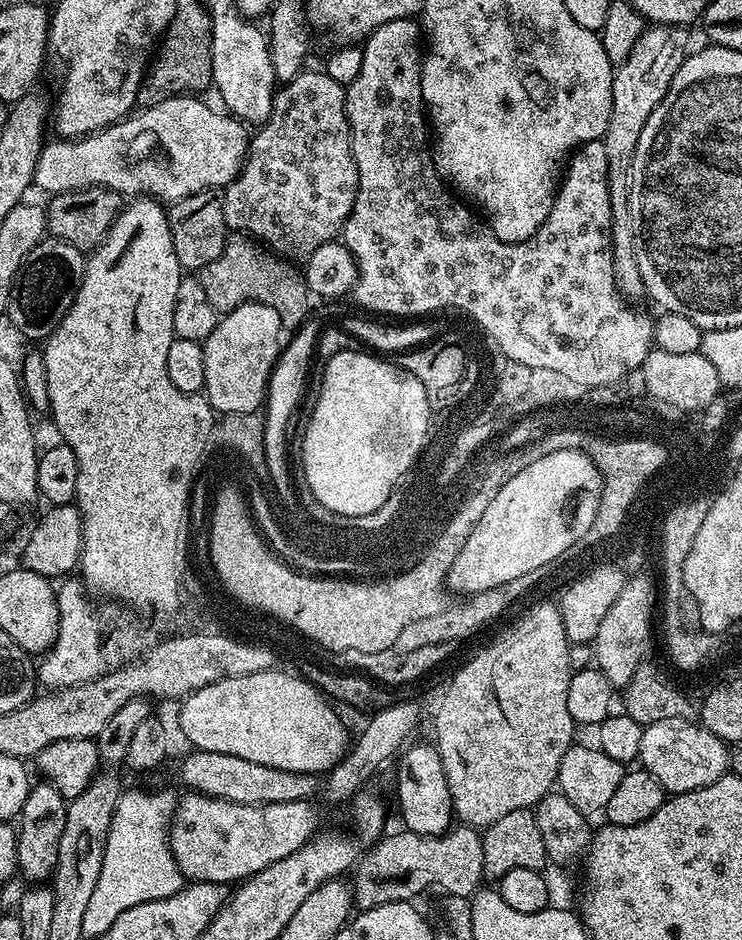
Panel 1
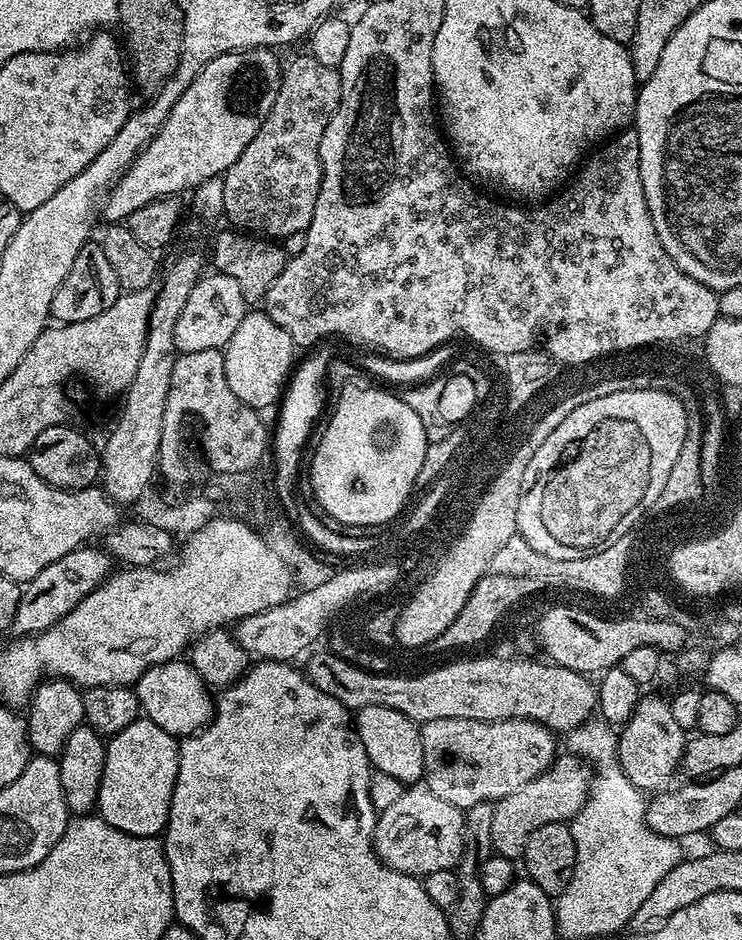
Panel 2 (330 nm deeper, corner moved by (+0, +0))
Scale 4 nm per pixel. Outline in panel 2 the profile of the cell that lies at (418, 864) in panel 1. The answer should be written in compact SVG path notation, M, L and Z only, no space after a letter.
M560 754L538 774L538 778L526 782L522 790L514 790L514 794L506 794L506 798L495 801L494 822L490 822L493 853L513 862L519 861L534 830L541 826L571 822L586 802L593 775L588 761L571 754Z

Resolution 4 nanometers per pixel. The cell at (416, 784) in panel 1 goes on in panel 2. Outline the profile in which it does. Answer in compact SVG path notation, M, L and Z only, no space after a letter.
M366 706L355 709L354 723L356 733L368 755L368 762L375 771L382 771L396 778L403 786L416 786L424 779L424 755L420 724L406 718L390 706Z

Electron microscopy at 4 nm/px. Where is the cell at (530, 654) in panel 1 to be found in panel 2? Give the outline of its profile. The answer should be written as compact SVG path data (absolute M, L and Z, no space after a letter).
M438 718L425 724L420 724L420 737L422 738L422 754L424 755L424 779L426 787L438 794L438 798L443 798L445 802L450 802L450 806L458 806L461 810L470 806L478 806L478 802L501 800L506 798L506 794L514 794L514 790L522 790L526 782L538 778L538 774L543 772L558 755L556 749L557 737L545 728L543 724L537 724L535 720L467 720L466 718Z

